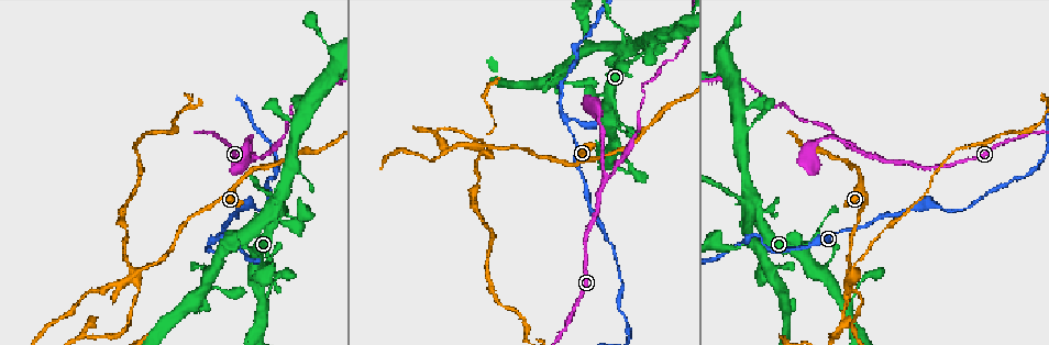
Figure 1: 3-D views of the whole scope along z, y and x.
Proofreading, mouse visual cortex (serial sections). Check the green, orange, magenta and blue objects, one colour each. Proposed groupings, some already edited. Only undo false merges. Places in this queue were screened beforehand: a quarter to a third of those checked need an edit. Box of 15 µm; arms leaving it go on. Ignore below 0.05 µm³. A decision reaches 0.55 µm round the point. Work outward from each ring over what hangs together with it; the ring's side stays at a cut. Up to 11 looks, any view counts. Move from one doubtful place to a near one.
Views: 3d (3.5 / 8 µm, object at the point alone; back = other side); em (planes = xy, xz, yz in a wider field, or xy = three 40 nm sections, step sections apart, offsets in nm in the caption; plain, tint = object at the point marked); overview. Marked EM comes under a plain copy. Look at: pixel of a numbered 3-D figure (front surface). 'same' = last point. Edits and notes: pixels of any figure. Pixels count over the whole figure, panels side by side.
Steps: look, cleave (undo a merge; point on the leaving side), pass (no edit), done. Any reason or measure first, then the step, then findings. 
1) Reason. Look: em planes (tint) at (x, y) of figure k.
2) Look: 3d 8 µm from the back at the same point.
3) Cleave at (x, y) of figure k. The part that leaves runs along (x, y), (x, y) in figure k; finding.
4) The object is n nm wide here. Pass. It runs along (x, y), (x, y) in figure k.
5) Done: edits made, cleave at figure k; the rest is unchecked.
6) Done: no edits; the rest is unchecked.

Sharp bend. Look: 3d 8 µm at (217, 238) of figure 1.

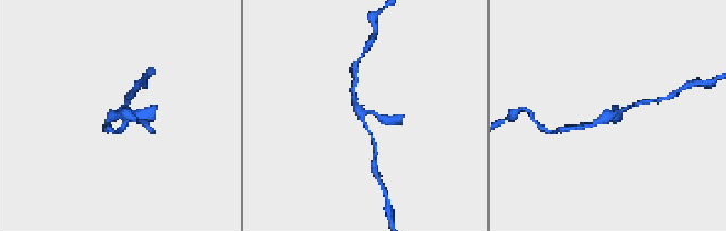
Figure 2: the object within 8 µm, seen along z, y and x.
Closer look. Look: 3d 3.5 µm at (116, 117) of figure 2.

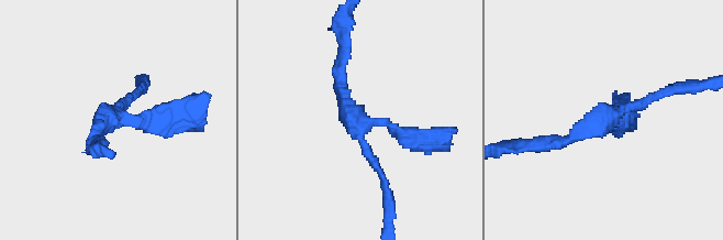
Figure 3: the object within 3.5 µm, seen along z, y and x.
3 arms meet here; the arms are 150, 150, 300 nm wide; need the tissue. Look: em xy step 1 (tint) at (115, 118) of figure 3.

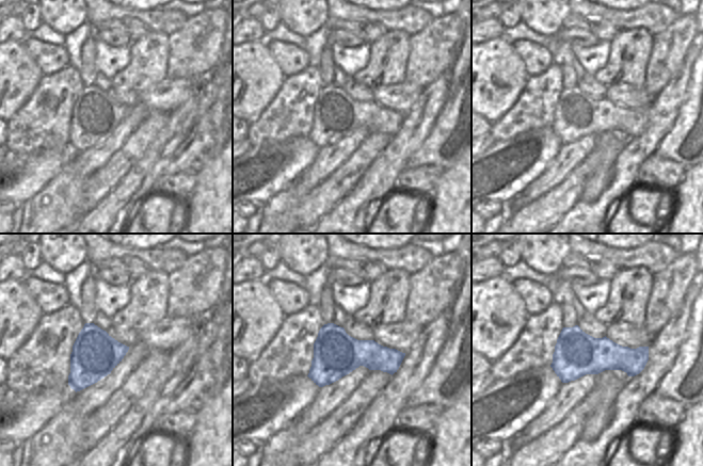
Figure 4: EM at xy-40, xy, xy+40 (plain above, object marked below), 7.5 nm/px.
Pass. All the same cell.

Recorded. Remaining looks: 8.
Small branch off a trunk. Look: 3d 3.5 µm at (626, 47) of figure 1.

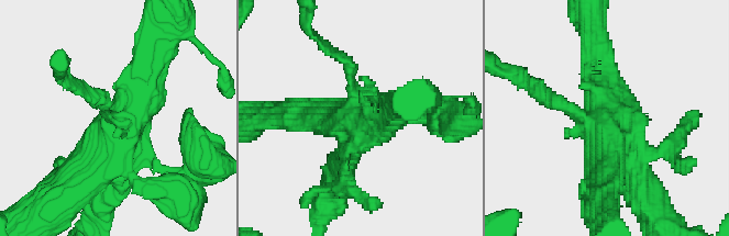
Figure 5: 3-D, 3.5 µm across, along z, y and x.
Now the EM. Look: em planes (tint) at (612, 139) of figure 5.

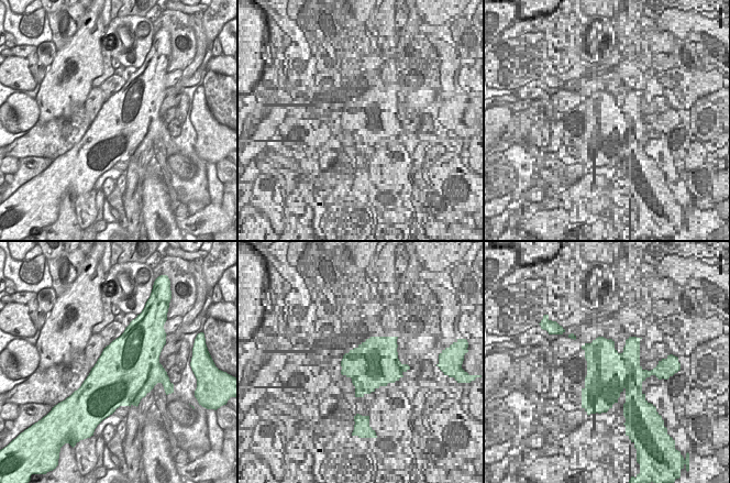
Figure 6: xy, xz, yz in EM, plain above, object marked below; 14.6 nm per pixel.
The object is 900 nm wide here. Pass. It runs along (655, 215), (607, 134), (602, 90) in figure 5; one cell here.

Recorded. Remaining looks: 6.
Two arms in line, one across. Look: 3d 8 µm at (883, 158) of figure 1.

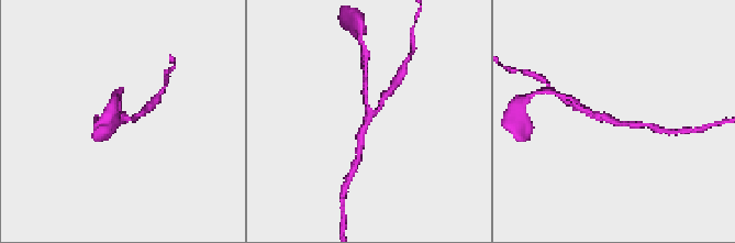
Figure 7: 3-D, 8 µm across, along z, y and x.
Closer look. Look: 3d 3.5 µm at (121, 121) of figure 7.

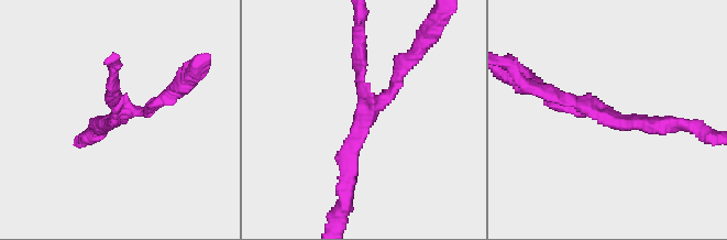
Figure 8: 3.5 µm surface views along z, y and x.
3 arms meet here; the arms are 150, 150, 250 nm wide; now the EM. Look: em xy step 2 (tint) at (611, 116) of figure 8.

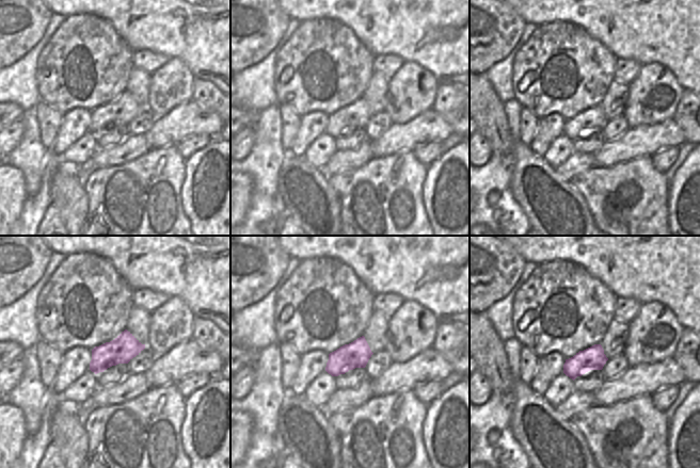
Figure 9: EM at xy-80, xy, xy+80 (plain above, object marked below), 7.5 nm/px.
Pass. Continuous, no second cell.

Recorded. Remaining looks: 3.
Abrupt turn. Look: 3d 8 µm from the back at (292, 105) of figure 1.

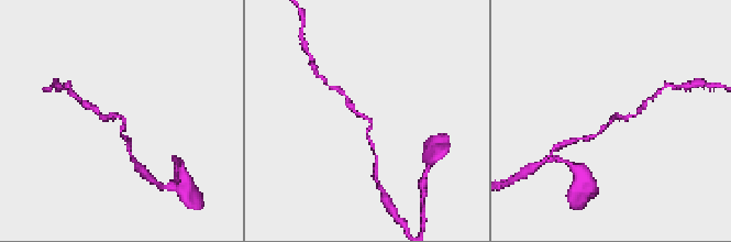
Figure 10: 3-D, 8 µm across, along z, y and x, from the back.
The arms are 100, 200 nm wide; now the EM. Look: em xy step 5 (tint) at (613, 118) of figure 10.

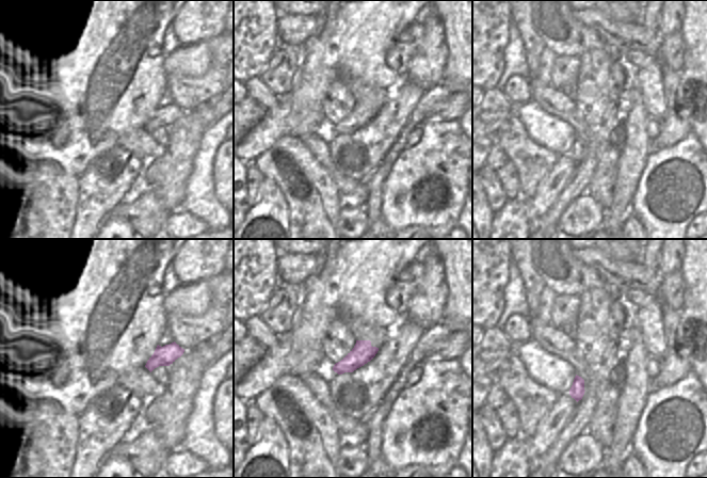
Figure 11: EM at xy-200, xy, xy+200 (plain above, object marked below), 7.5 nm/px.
Pass. One cell here.

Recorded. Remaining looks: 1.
Done: no edits; the rest is unchecked.

